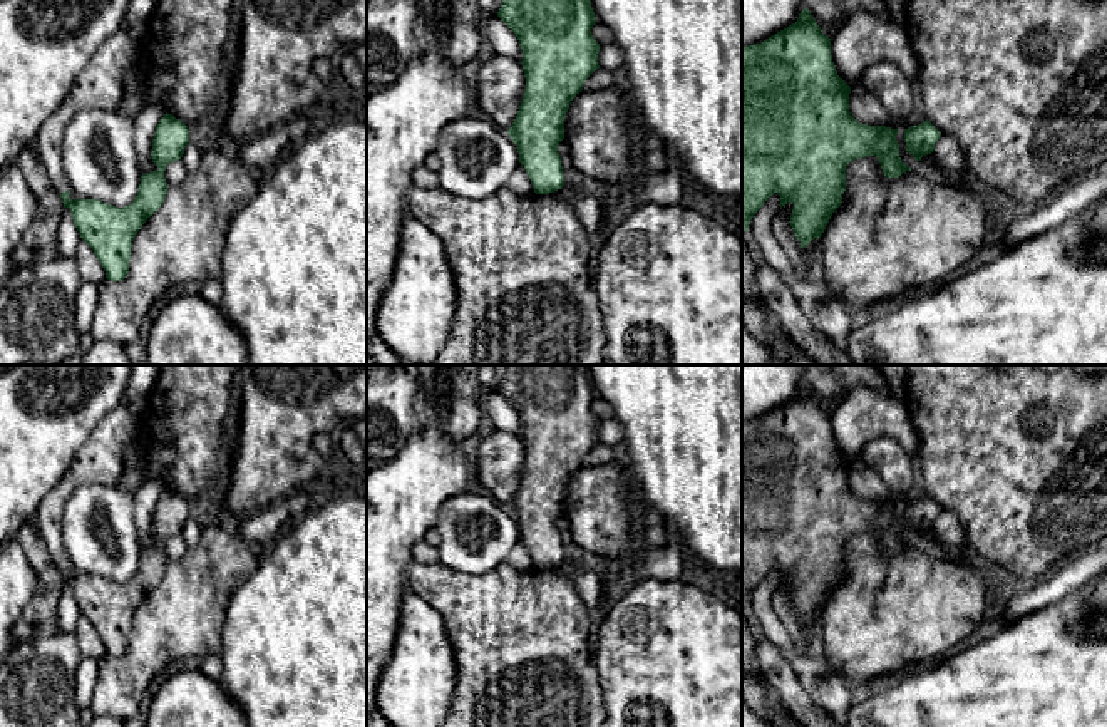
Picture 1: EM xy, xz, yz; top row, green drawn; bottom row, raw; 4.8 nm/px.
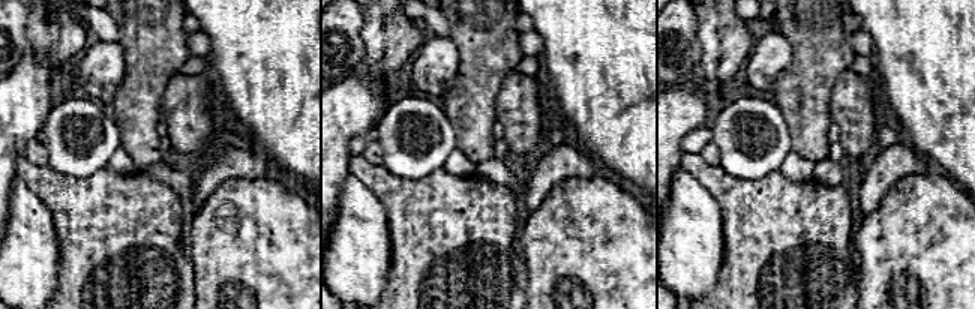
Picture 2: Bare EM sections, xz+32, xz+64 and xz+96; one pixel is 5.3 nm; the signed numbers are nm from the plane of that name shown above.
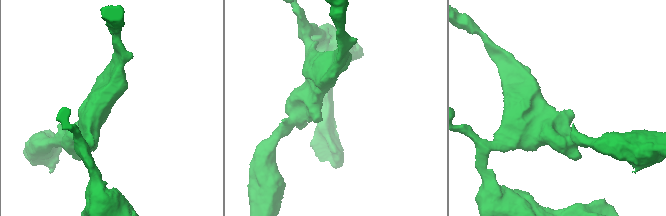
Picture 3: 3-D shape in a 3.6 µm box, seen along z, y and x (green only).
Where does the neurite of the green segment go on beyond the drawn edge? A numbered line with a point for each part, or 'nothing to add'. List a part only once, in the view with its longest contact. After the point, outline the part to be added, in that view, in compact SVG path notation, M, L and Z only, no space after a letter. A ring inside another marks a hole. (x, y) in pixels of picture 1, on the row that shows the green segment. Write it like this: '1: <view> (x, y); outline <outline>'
nothing to add

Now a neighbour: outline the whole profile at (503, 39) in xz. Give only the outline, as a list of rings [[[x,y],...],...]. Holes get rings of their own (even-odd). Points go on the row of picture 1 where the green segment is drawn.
[[[486,13],[482,18],[484,37],[494,47],[494,54],[506,55],[523,62],[523,50],[514,32],[497,17]]]

